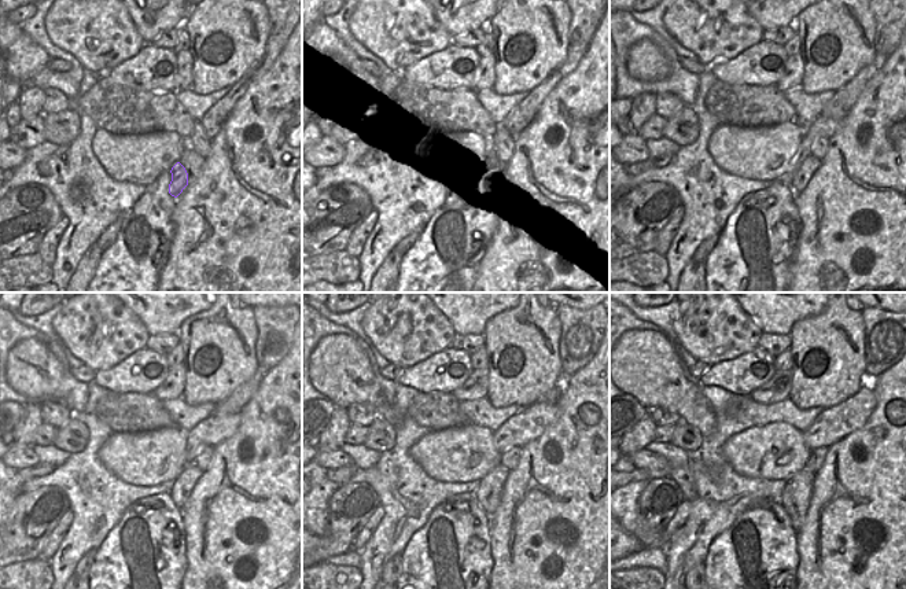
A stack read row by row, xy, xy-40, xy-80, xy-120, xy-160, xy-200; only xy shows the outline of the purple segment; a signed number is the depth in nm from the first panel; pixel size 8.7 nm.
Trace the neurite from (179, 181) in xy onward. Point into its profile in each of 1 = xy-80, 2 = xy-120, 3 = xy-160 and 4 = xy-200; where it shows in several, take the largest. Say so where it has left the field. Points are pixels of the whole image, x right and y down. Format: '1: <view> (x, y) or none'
1: xy-80 (821, 126)
2: xy-120 (212, 431)
3: xy-160 (523, 427)
4: xy-200 (832, 424)

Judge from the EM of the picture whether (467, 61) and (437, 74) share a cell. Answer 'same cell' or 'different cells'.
same cell

